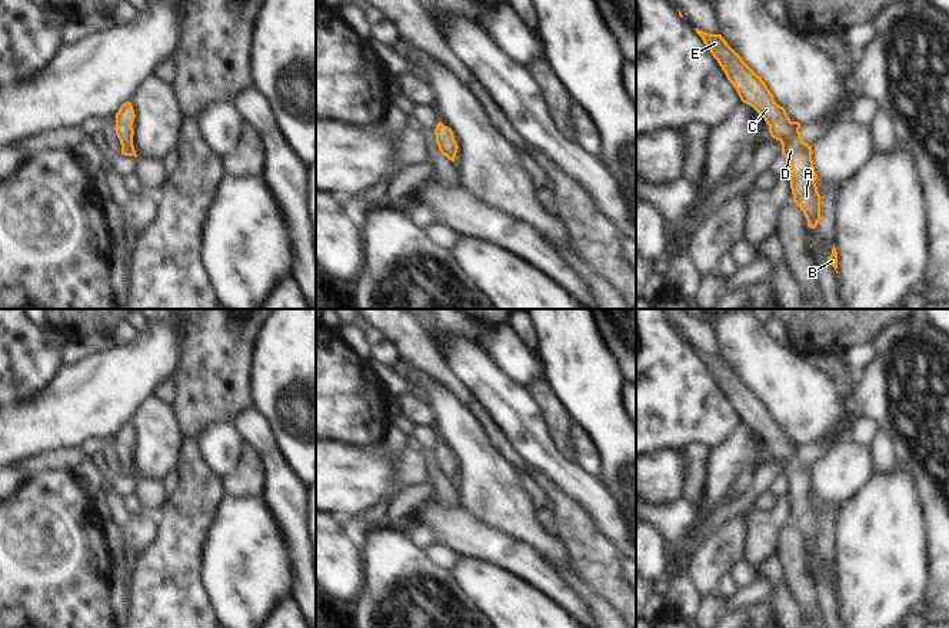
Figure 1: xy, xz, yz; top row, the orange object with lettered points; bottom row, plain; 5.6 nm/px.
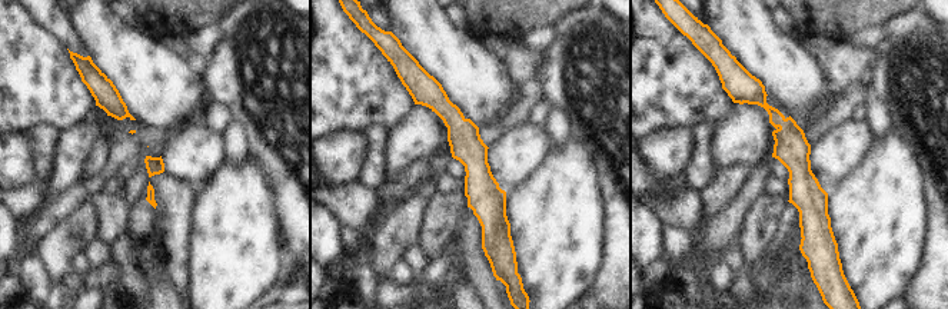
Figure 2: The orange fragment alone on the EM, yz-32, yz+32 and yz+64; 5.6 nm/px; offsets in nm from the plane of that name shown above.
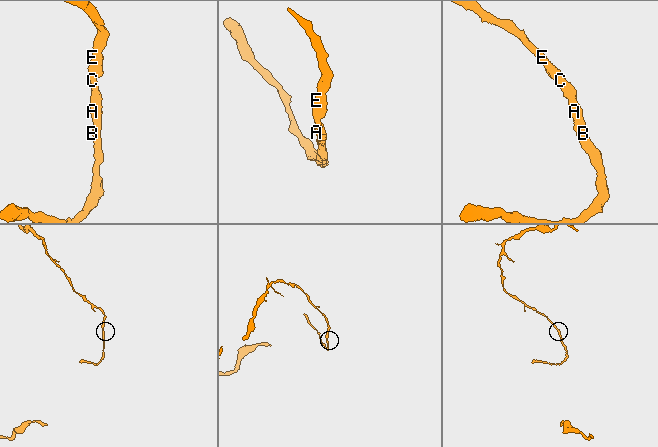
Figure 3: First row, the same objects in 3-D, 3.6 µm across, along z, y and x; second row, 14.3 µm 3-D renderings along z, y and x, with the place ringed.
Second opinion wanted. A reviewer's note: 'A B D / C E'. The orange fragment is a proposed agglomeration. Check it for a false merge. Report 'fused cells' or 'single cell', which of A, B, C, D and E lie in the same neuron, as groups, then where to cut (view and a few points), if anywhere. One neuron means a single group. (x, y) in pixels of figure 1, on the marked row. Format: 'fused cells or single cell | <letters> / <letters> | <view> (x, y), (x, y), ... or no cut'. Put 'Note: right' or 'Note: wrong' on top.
Note: wrong
single cell | A B C D E | no cut

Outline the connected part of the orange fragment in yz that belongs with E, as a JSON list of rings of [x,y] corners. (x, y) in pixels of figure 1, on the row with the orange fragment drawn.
[[[695,29],[707,46],[740,100],[752,106],[769,126],[769,133],[782,144],[782,154],[790,163],[790,189],[793,202],[803,212],[808,226],[815,229],[820,220],[820,195],[815,180],[818,175],[812,160],[812,146],[800,137],[800,123],[792,122],[779,106],[766,83],[727,44],[722,34],[710,34]]]

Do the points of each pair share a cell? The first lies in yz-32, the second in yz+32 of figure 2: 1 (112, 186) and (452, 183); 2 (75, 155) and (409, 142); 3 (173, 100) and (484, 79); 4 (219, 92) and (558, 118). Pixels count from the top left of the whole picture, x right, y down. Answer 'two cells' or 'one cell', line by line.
1: one cell
2: one cell
3: one cell
4: two cells

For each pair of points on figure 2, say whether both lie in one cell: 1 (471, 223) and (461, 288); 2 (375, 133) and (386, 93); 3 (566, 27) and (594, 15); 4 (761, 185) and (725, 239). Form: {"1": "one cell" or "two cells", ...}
{"1": "two cells", "2": "two cells", "3": "one cell", "4": "one cell"}

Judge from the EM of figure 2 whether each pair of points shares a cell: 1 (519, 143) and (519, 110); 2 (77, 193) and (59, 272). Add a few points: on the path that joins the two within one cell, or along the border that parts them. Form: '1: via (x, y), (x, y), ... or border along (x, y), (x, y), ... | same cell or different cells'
1: border along (529, 120), (509, 128), (492, 145) | different cells
2: border along (92, 199), (83, 200), (47, 232) | different cells

